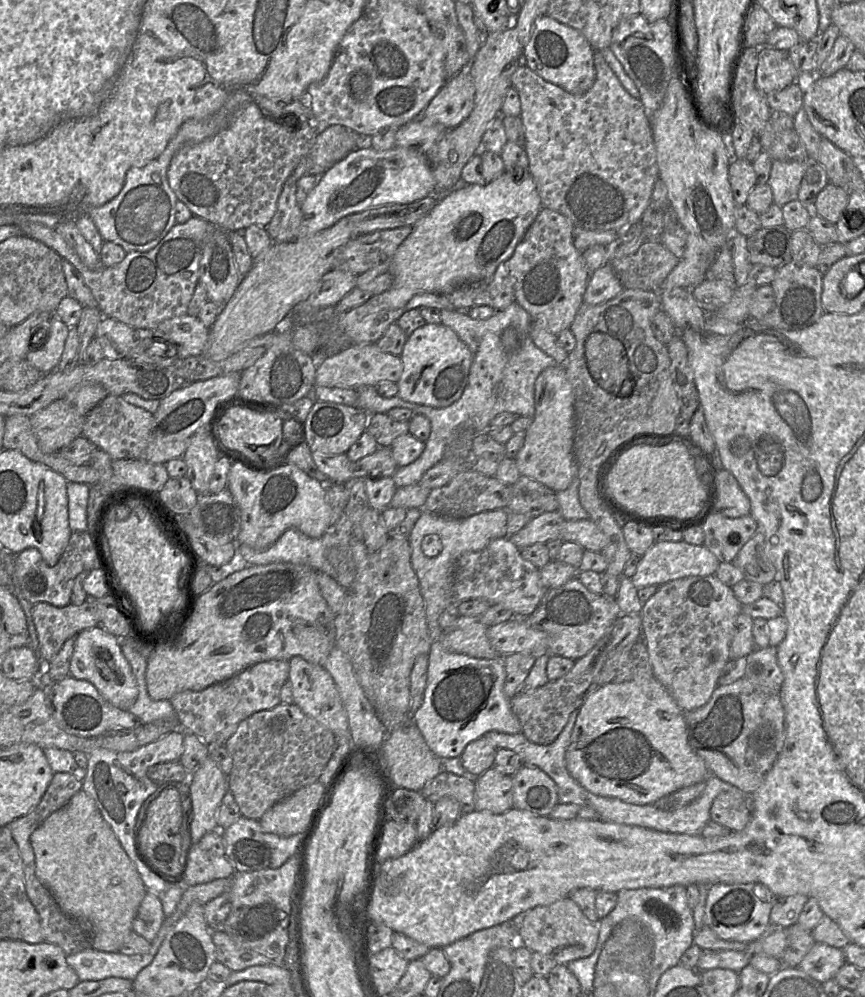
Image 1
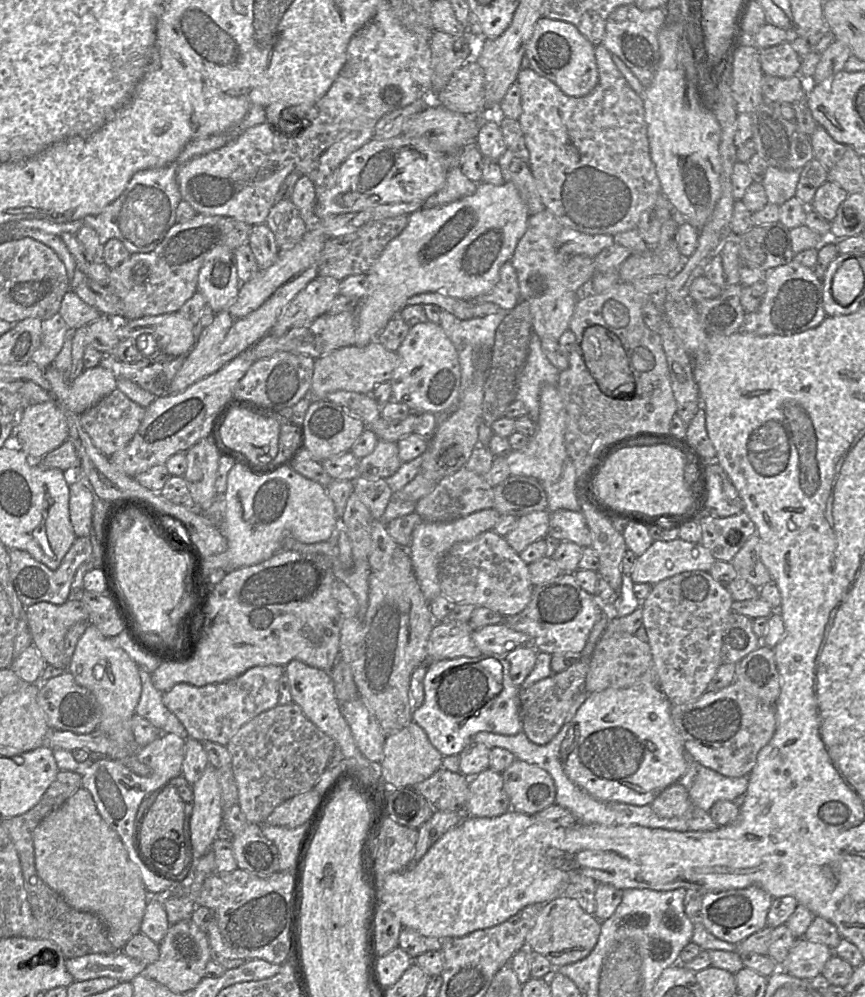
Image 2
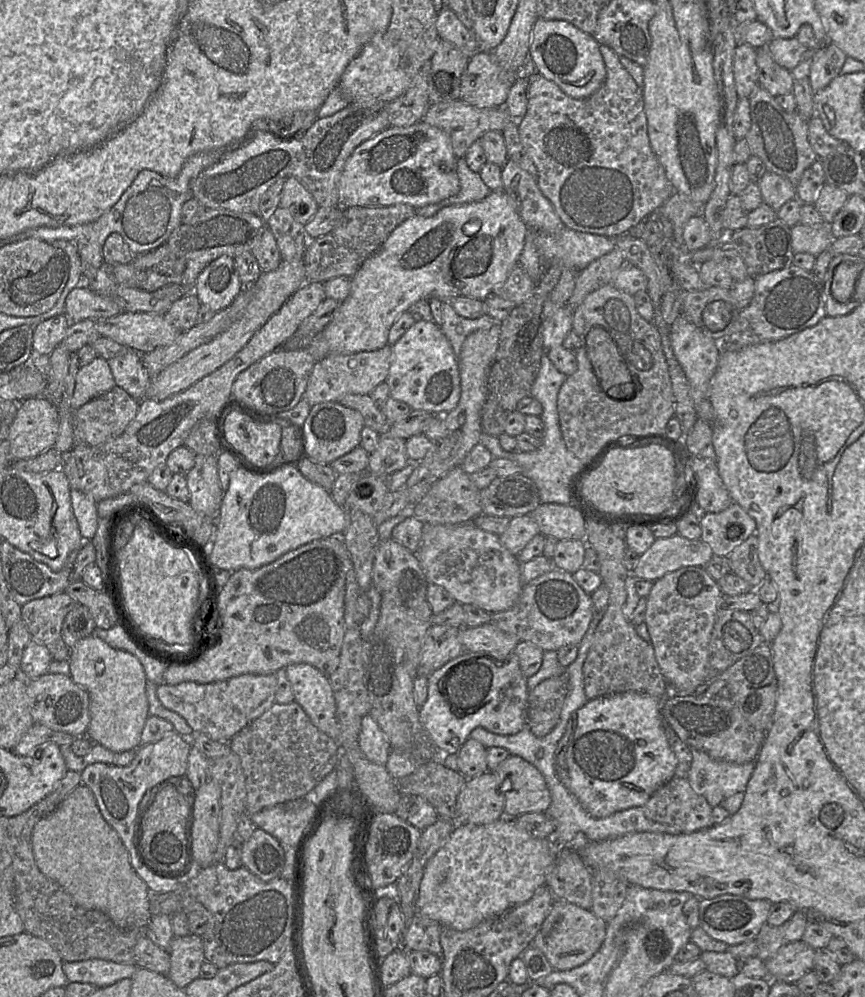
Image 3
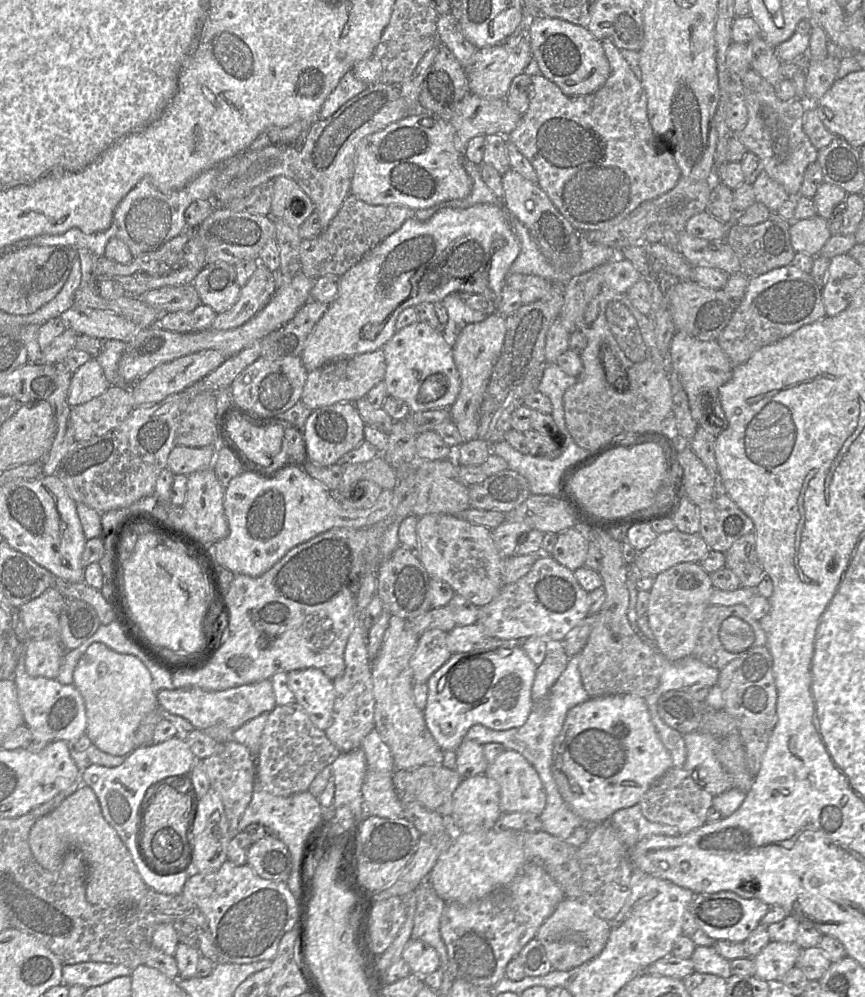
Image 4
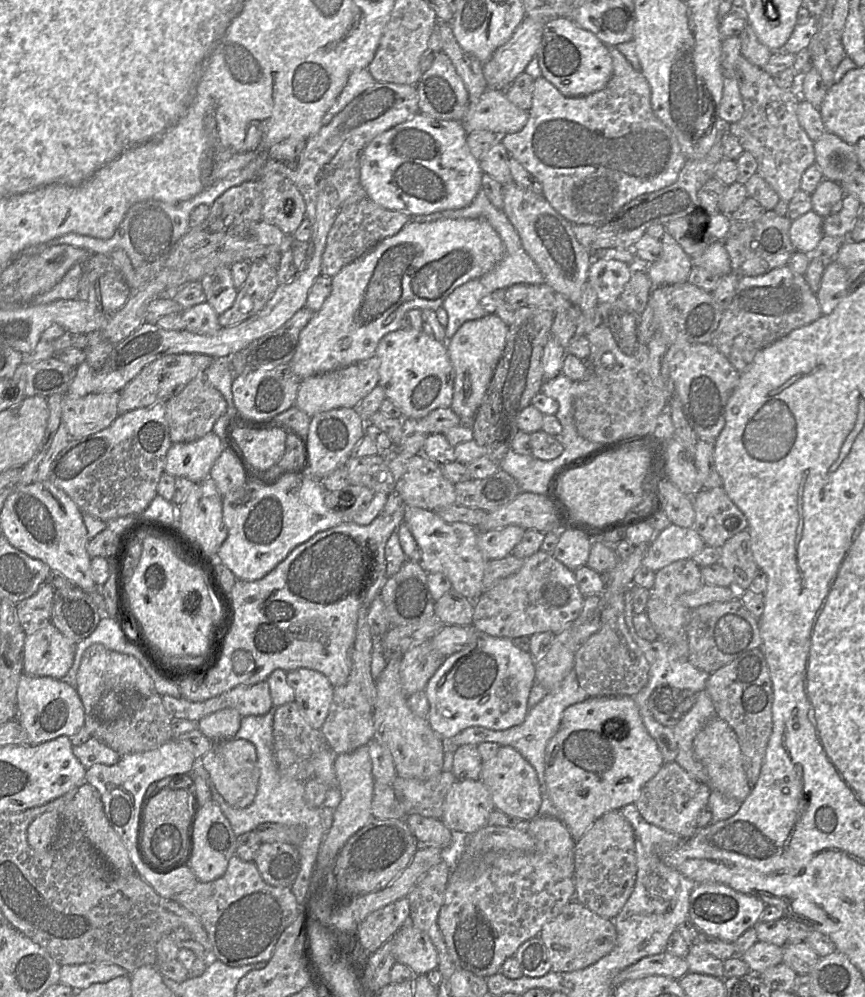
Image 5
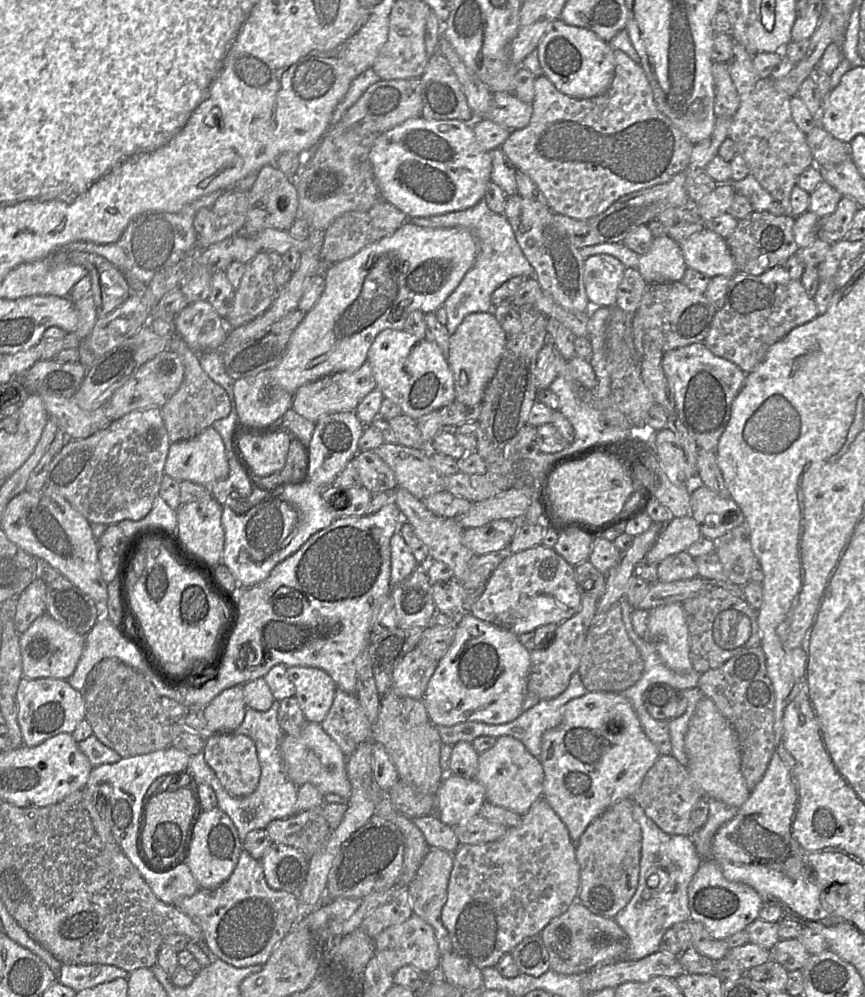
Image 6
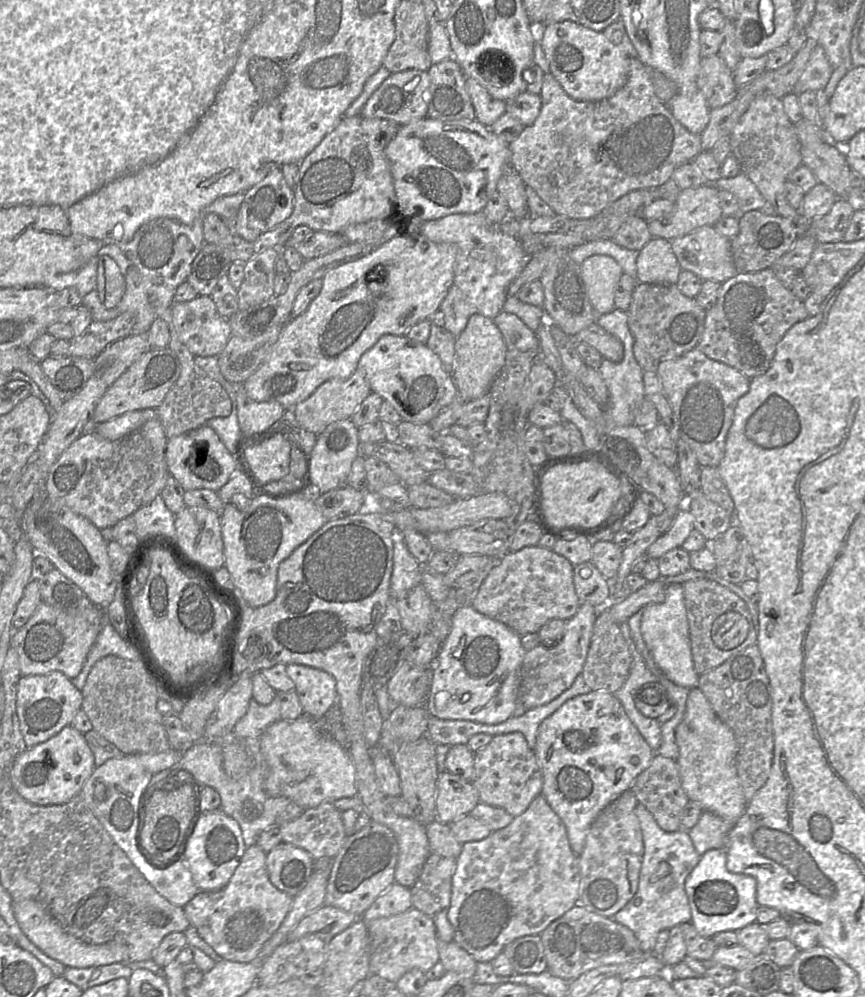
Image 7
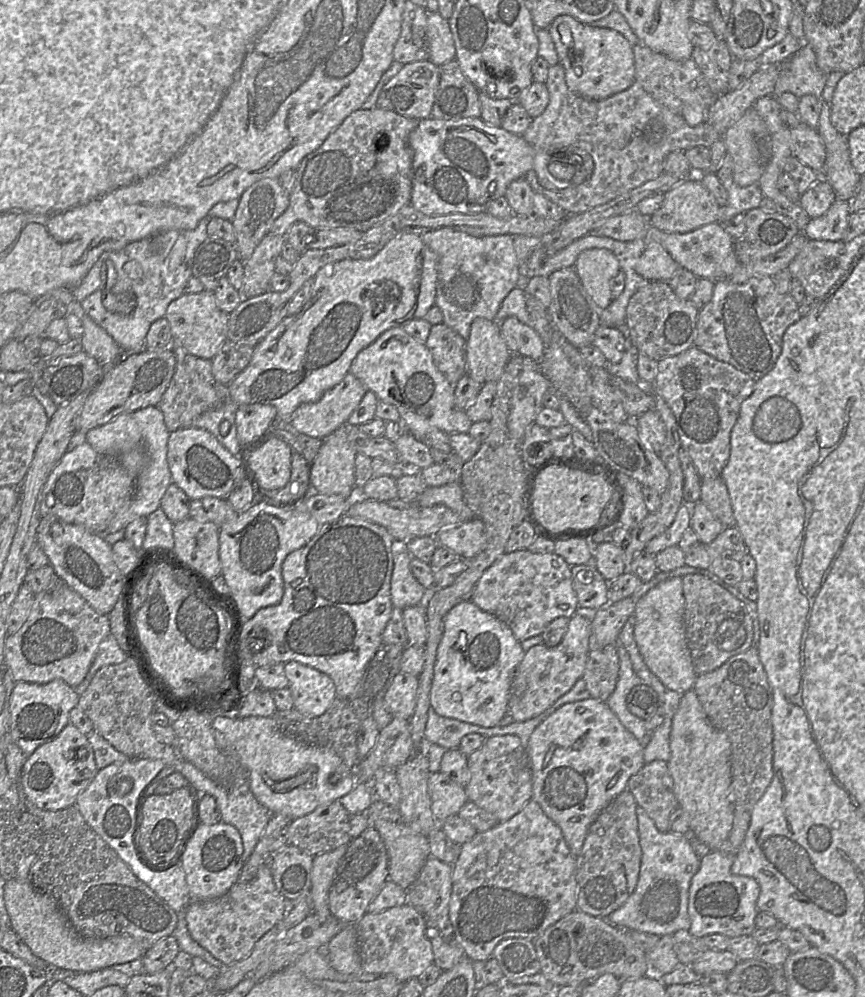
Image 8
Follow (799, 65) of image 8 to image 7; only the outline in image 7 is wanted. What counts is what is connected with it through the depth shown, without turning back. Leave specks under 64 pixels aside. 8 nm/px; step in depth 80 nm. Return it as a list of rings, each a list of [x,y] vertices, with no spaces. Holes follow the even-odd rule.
[[[817,45],[811,53],[804,72],[794,86],[792,93],[798,96],[805,91],[825,89],[834,68],[830,65],[824,49]]]

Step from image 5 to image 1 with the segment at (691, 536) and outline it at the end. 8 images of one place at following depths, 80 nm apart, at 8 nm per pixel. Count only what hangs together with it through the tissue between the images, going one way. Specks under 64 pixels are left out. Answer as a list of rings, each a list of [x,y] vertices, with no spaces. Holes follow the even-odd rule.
[[[655,542],[643,556],[637,566],[631,581],[636,588],[658,586],[691,576],[715,575],[719,560],[704,545],[694,545],[685,542]]]

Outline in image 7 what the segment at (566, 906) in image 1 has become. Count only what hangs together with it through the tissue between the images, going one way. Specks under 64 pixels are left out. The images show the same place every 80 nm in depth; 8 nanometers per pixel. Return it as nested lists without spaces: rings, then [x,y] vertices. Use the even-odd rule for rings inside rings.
[[[579,903],[549,924],[539,937],[544,947],[546,970],[566,981],[600,966],[640,961],[647,955],[654,955],[641,950],[633,932],[626,926],[612,917],[595,914]]]

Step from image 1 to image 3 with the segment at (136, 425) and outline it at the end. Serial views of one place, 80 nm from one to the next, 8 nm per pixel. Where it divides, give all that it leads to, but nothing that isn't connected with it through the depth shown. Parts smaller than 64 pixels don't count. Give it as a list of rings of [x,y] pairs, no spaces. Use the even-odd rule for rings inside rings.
[[[115,386],[73,413],[75,444],[97,446],[120,436],[135,418],[139,401]]]

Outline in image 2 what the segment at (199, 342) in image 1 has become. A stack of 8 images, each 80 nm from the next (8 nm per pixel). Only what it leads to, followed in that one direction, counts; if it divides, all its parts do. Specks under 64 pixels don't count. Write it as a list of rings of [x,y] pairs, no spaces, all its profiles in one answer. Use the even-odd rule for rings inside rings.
[[[177,312],[118,321],[119,340],[137,339],[142,354],[160,351],[170,356],[187,355],[198,338],[198,324]]]

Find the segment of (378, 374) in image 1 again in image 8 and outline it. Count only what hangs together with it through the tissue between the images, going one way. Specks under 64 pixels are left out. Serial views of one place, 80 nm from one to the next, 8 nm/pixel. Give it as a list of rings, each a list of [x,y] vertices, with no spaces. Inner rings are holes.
[[[347,373],[340,383],[327,390],[318,401],[299,405],[290,417],[290,425],[299,433],[324,439],[340,426],[347,424],[349,416],[367,391],[358,378]]]

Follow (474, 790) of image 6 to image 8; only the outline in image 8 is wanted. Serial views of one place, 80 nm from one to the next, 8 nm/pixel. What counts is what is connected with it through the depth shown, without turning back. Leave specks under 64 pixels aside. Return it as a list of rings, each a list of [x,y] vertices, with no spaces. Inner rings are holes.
[[[441,772],[430,774],[428,792],[432,813],[438,824],[447,817],[456,815],[468,801],[465,788]]]

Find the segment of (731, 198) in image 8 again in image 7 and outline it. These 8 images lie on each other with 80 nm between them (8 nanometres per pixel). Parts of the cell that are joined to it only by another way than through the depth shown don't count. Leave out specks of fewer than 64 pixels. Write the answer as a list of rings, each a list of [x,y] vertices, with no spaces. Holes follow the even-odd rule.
[[[740,173],[732,178],[723,178],[715,182],[718,189],[731,192],[737,198],[739,213],[760,210],[766,203],[766,199],[745,173]]]

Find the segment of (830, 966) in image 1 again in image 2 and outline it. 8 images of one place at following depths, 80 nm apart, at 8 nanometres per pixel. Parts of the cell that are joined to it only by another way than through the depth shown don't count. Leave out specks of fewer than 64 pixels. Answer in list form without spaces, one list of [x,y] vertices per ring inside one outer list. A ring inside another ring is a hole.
[[[797,938],[779,968],[800,979],[813,979],[821,975],[826,962],[832,955],[833,950],[824,944]]]

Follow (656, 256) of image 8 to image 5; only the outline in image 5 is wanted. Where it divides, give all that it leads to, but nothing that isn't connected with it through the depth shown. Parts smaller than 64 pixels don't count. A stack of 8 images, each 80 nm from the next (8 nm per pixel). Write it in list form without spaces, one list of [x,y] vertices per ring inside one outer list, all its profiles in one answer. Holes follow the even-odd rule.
[[[667,232],[660,239],[661,255],[645,271],[653,287],[686,282],[692,270],[691,258]]]

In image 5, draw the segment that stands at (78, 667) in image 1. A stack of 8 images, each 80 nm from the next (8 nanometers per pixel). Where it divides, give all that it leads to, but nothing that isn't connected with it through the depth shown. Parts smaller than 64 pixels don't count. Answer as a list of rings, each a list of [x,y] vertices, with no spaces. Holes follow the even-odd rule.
[[[93,644],[84,651],[76,680],[76,691],[85,711],[84,726],[90,737],[97,739],[99,725],[111,723],[123,715],[127,701],[140,700],[156,693],[153,681],[136,658],[111,651],[101,644]]]

